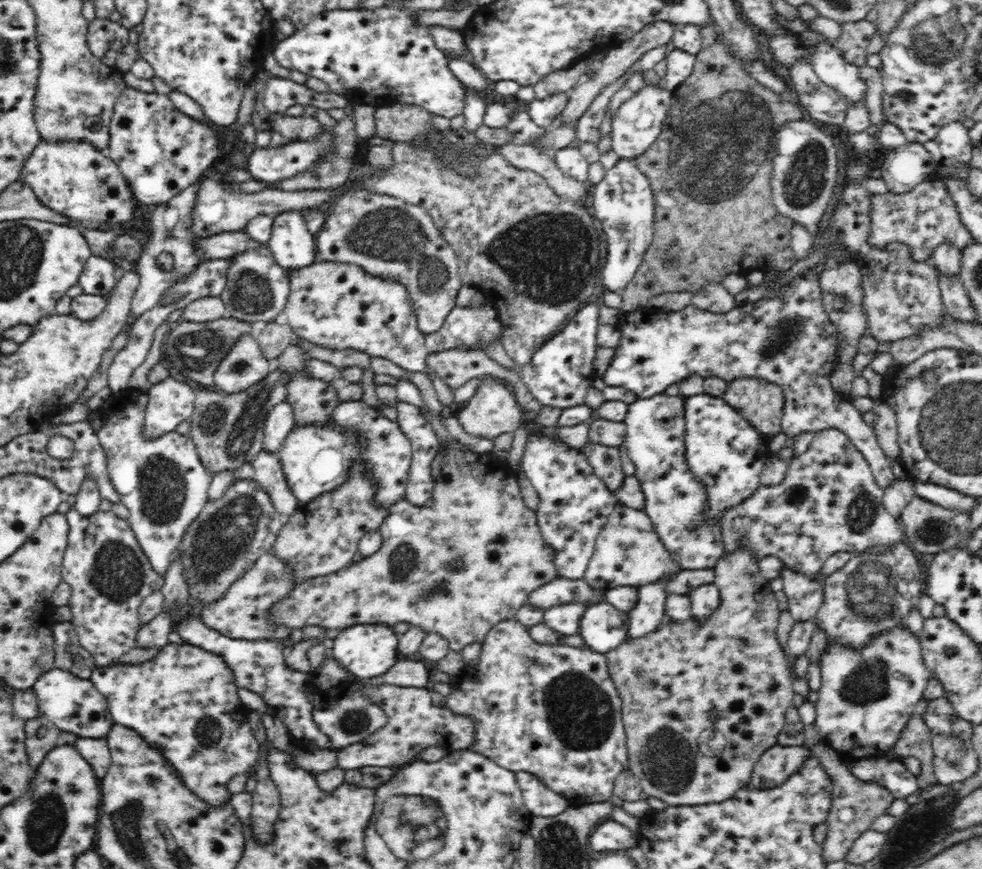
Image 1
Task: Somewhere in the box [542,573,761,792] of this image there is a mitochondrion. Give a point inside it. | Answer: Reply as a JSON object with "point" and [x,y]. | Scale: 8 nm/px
{"point":[580,711]}

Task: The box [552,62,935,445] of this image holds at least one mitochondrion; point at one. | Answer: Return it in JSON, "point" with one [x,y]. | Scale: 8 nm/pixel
{"point":[708,150]}

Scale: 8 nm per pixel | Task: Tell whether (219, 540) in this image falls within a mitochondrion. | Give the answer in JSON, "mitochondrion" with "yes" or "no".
{"mitochondrion":"yes"}

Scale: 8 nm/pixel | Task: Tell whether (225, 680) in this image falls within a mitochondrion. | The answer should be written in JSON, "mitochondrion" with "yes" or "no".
{"mitochondrion":"no"}

